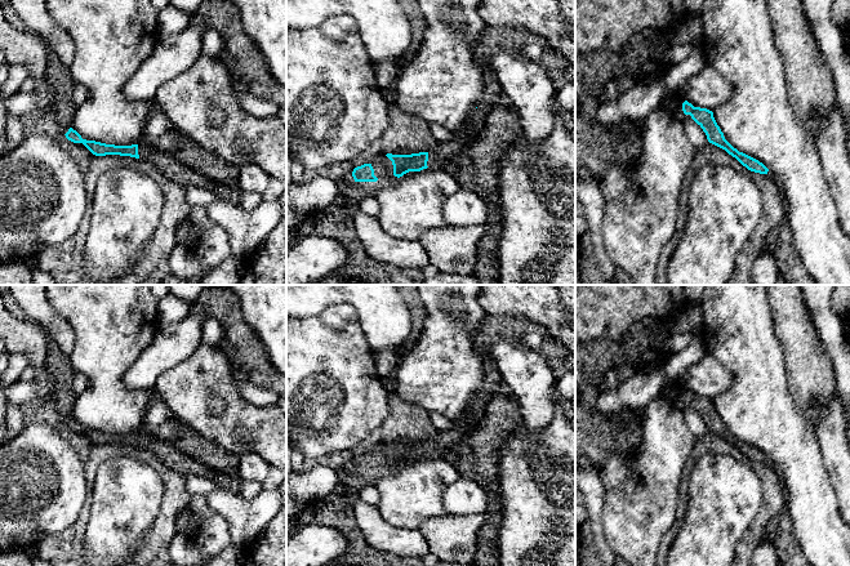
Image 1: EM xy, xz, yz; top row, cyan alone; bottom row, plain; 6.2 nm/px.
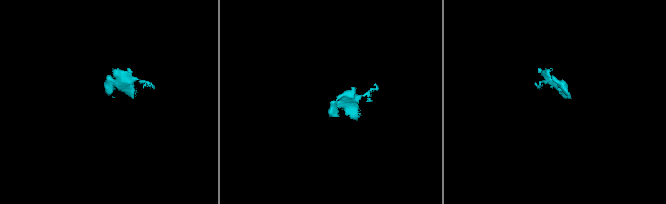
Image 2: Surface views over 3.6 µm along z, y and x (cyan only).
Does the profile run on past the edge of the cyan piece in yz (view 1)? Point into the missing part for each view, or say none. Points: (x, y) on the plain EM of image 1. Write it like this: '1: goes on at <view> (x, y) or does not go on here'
1: does not go on here

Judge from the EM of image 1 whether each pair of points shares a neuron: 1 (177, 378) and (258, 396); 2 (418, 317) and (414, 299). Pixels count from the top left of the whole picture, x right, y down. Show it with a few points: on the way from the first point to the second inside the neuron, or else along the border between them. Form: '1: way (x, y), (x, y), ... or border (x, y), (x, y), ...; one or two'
1: border (228, 364), (239, 392), (253, 404), (266, 408); two
2: way (418, 313), (414, 303); one

